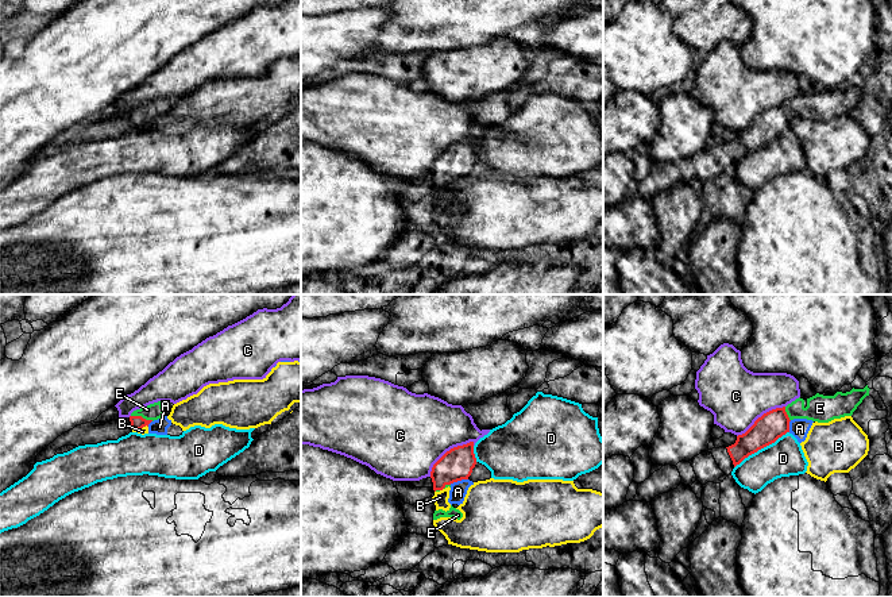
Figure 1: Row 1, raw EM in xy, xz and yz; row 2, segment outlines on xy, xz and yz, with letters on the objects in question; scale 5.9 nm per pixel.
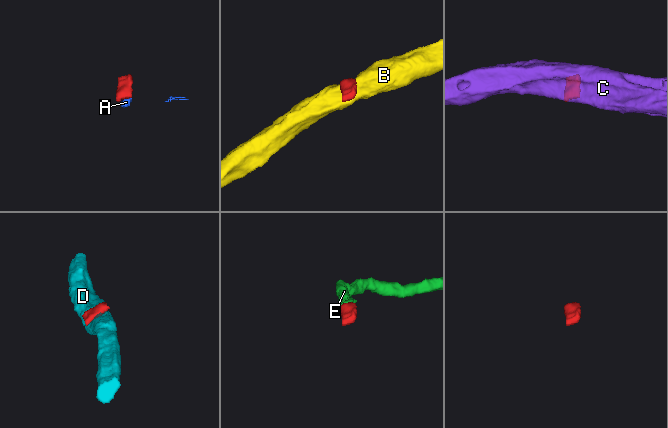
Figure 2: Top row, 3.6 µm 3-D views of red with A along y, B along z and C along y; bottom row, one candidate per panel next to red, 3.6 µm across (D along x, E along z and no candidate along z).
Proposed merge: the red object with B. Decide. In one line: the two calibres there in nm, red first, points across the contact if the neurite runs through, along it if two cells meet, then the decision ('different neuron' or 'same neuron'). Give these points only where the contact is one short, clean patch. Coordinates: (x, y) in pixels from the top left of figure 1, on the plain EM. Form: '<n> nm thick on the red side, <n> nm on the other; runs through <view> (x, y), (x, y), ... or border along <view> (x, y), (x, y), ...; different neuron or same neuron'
80 nm thick on the red side, 50 nm on the other; border along xy (147, 123), (132, 127); different neuron

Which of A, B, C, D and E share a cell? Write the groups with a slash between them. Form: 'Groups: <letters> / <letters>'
Groups: A B / C / D / E

